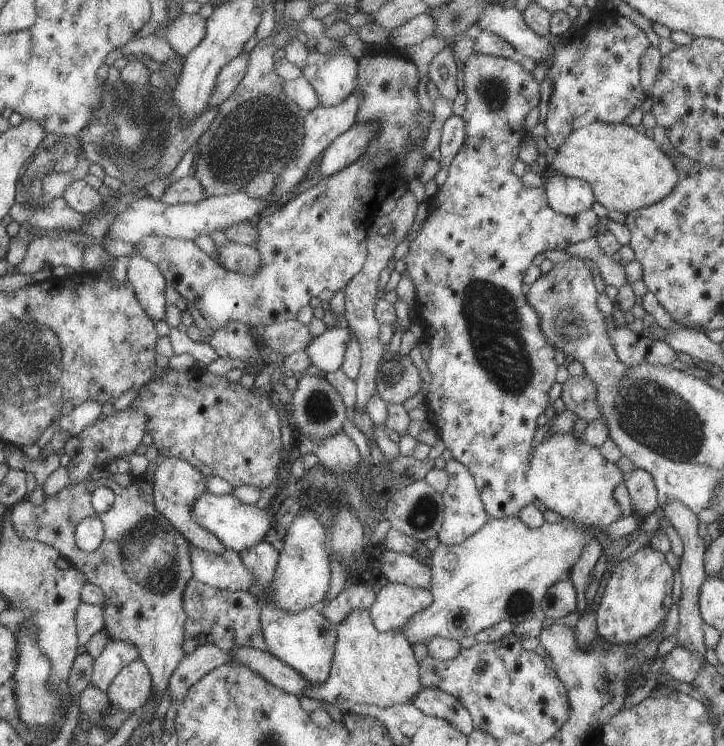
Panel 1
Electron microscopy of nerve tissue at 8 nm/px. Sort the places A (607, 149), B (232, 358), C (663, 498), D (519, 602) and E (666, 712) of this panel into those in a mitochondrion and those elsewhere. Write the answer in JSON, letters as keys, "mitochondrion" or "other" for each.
{"A":"other","B":"other","C":"other","D":"mitochondrion","E":"mitochondrion"}

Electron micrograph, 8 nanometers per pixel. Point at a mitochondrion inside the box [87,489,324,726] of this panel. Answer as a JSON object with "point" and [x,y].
{"point":[146,550]}

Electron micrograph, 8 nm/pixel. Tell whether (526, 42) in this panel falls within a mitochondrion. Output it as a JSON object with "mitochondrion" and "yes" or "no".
{"mitochondrion":"no"}

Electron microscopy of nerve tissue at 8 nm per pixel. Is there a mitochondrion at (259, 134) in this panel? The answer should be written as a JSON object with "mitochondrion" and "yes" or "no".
{"mitochondrion":"yes"}

